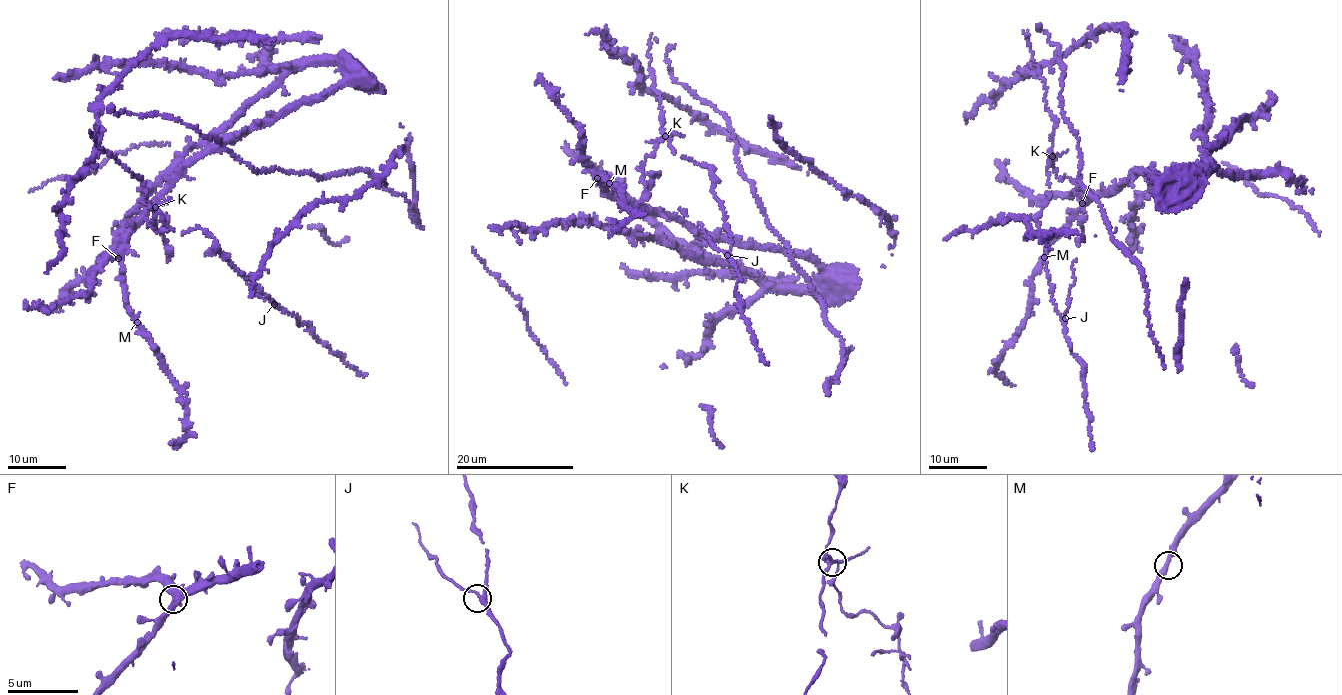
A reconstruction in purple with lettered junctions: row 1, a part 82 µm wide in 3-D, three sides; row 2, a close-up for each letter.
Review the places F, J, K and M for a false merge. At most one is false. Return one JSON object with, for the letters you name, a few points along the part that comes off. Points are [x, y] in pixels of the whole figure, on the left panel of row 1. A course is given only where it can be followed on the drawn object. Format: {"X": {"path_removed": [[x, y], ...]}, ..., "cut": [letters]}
{"K": {"path_removed": [[155, 207], [154, 226], [149, 224], [167, 241], [169, 255], [166, 263]]}, "cut": ["K"]}

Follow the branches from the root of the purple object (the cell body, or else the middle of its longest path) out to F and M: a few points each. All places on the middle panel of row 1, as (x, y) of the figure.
F: (639, 207), (606, 191), (604, 184), (597, 178)
M: (639, 207), (606, 191), (600, 181), (597, 182), (604, 179), (609, 183)

